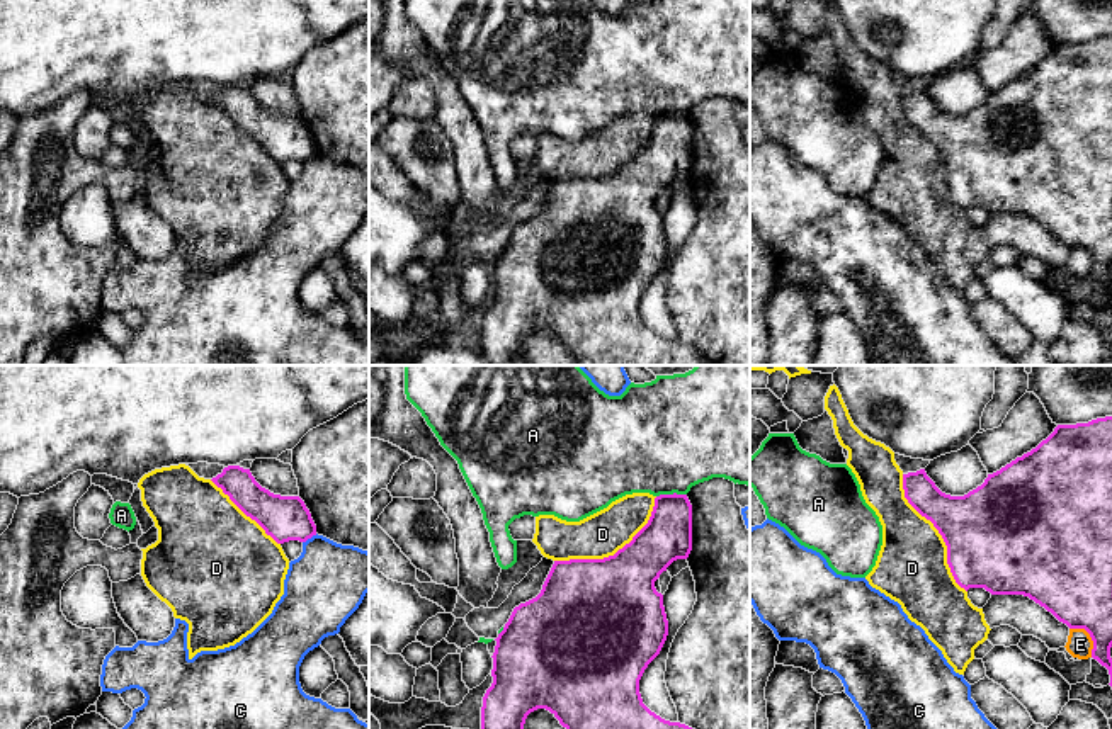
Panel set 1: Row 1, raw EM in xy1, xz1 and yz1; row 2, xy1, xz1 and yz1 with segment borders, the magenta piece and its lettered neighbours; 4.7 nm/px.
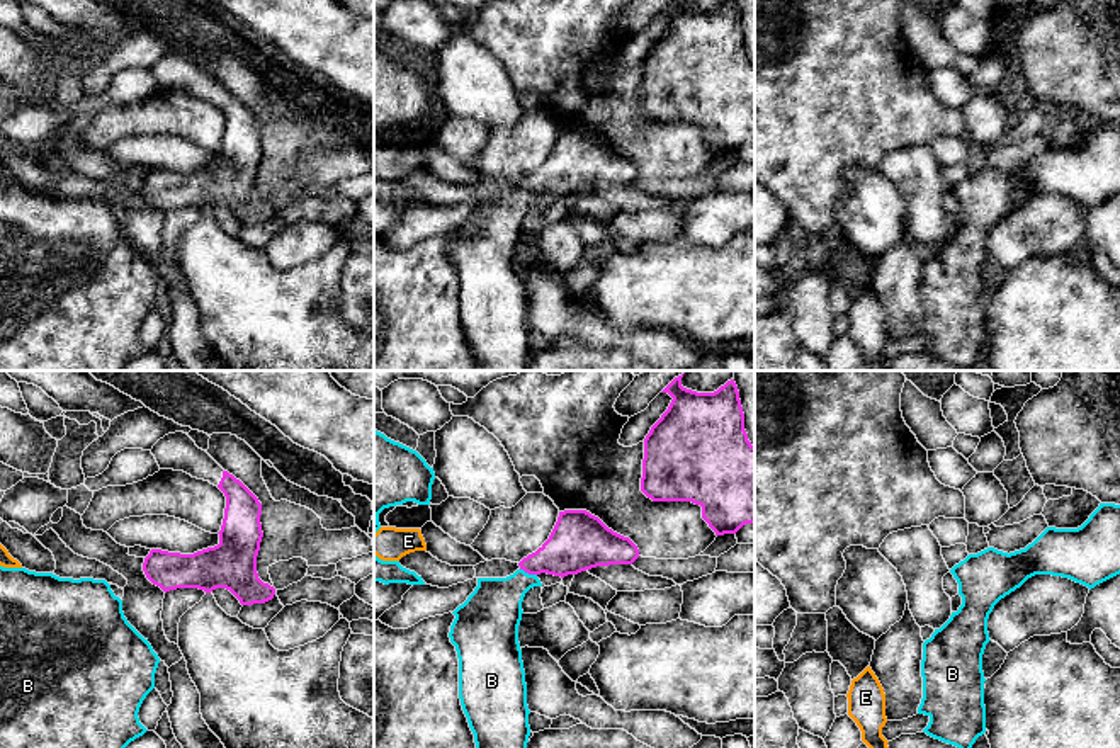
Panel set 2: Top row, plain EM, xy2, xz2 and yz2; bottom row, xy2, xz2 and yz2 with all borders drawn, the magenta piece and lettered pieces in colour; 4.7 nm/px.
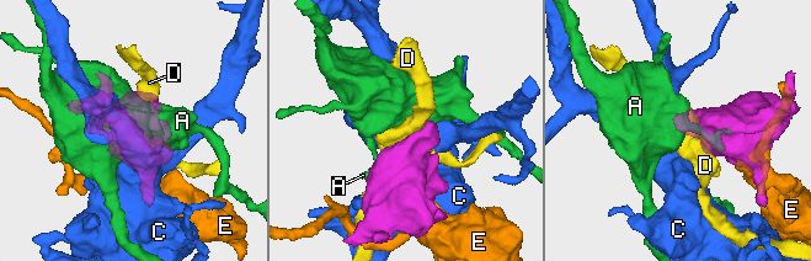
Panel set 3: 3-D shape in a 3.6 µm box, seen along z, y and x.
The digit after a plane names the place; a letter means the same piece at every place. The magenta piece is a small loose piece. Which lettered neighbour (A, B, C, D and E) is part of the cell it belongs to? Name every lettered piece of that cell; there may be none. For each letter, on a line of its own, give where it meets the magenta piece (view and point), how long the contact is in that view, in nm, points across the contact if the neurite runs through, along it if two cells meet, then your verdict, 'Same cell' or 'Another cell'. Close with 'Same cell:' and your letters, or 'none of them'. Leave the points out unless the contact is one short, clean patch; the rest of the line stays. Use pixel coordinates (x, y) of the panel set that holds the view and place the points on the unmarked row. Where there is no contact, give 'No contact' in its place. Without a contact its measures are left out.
A: Touches magenta at xz1 (670, 114). Shared border 140 nm. Another cell
B: Touches magenta at xz2 (529, 192). Shared border 90 nm. Path across: xz2 (573, 165), (543, 179), (529, 192), (493, 230). Same cell
C: Touches magenta at xy1 (310, 157). Shared border 80 nm. Boundary: xy1 (317, 153), (303, 162). Another cell
D: Touches magenta at yz1 (939, 152). Shared border 650 nm. Another cell
E: Touches magenta at yz1 (1090, 255). Shared border 180 nm. Another cell
Same cell: B

